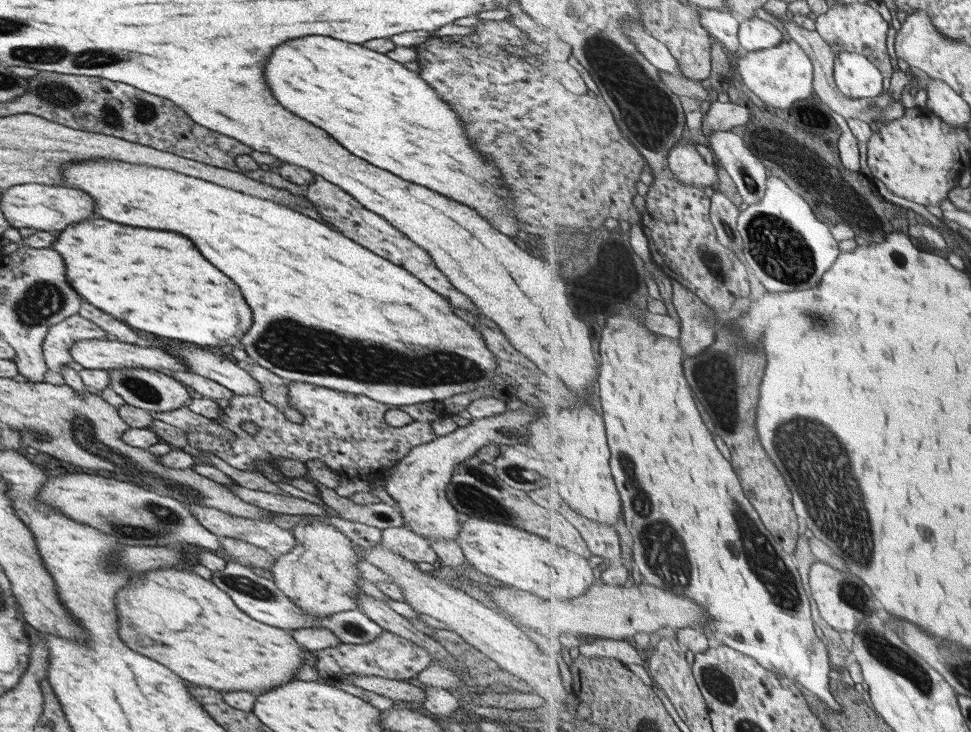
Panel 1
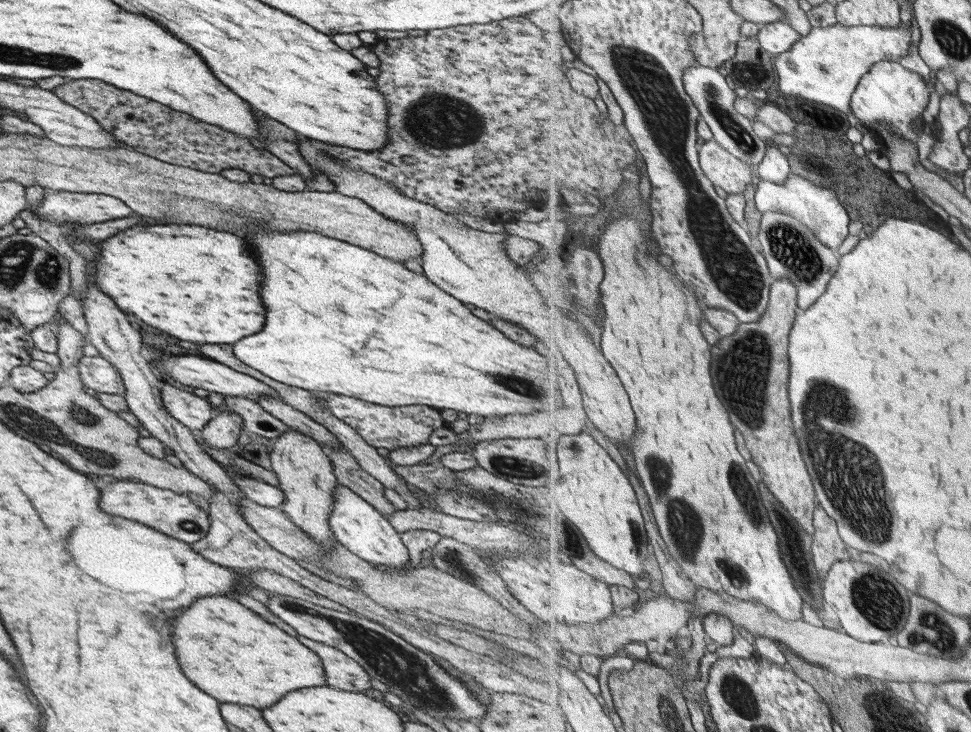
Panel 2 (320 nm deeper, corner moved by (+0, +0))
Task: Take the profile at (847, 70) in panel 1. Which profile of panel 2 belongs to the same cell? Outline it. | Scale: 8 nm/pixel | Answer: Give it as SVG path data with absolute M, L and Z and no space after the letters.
M899 61L878 62L862 78L857 87L857 91L852 96L851 106L854 116L861 120L867 128L875 128L880 122L886 122L903 138L908 138L912 142L919 140L919 128L915 124L917 118L921 119L923 112L927 110L931 102L931 92L929 84L925 78L909 68L905 68Z

